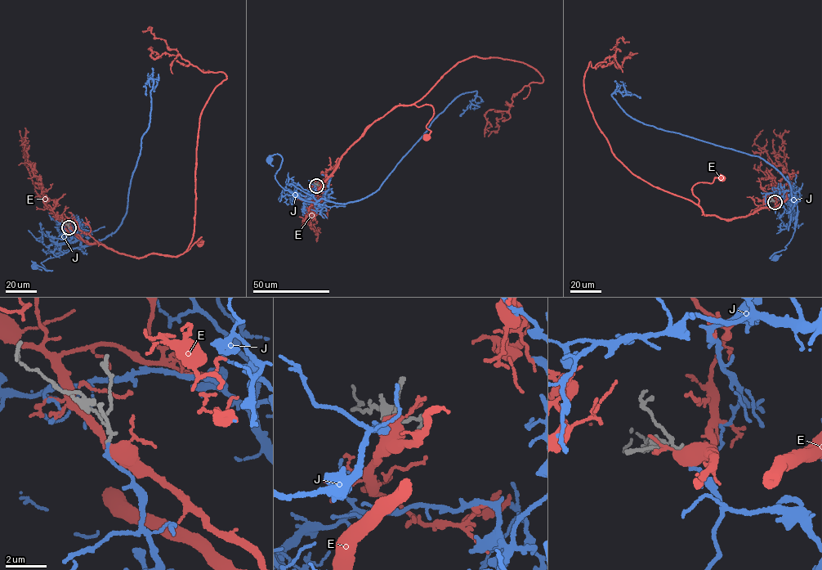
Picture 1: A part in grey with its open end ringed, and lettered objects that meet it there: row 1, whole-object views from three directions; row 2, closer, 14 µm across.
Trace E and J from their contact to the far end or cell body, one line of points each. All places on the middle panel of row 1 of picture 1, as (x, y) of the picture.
E: (316, 186), (332, 173), (341, 157), (373, 123), (399, 105), (432, 106), (427, 137)
J: (316, 186), (308, 194), (316, 204), (301, 199), (284, 189), (275, 179), (281, 156), (274, 154), (270, 159)

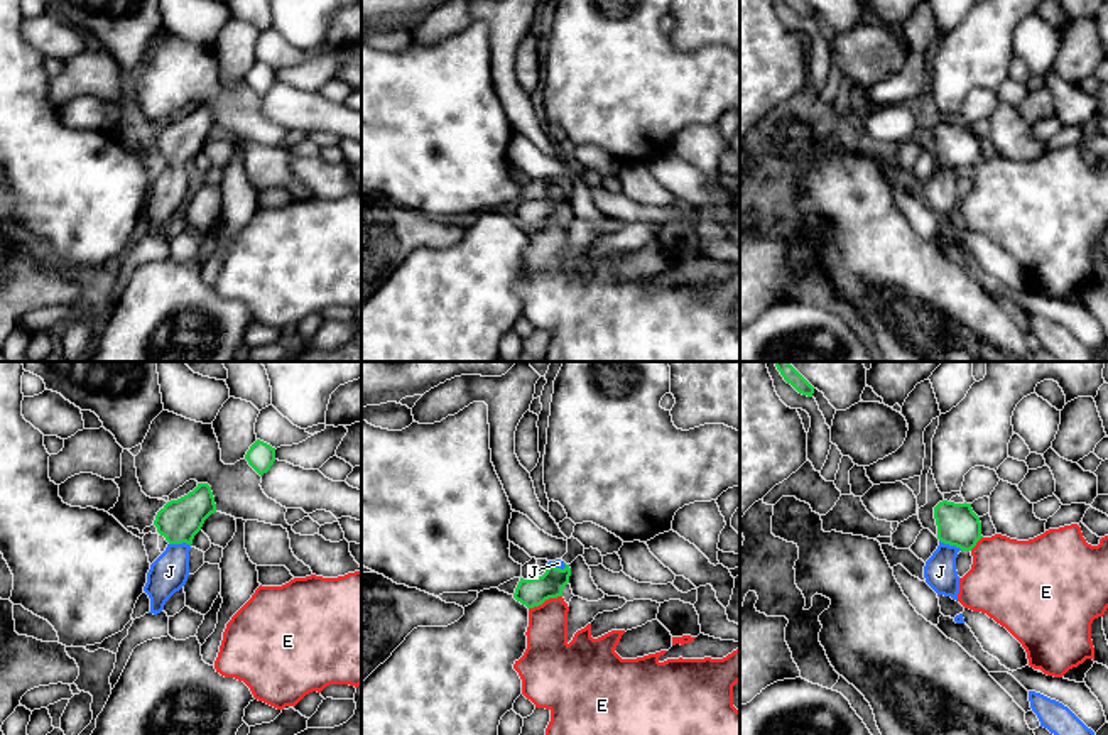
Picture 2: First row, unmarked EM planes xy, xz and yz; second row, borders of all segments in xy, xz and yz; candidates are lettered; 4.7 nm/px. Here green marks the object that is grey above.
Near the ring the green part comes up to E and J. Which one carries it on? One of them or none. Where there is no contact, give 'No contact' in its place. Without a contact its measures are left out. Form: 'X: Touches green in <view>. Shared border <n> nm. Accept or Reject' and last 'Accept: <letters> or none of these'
E: Touches green in xz. Shared border 170 nm. Reject
J: Touches green in yz. Shared border 120 nm. Accept
Accept: J

